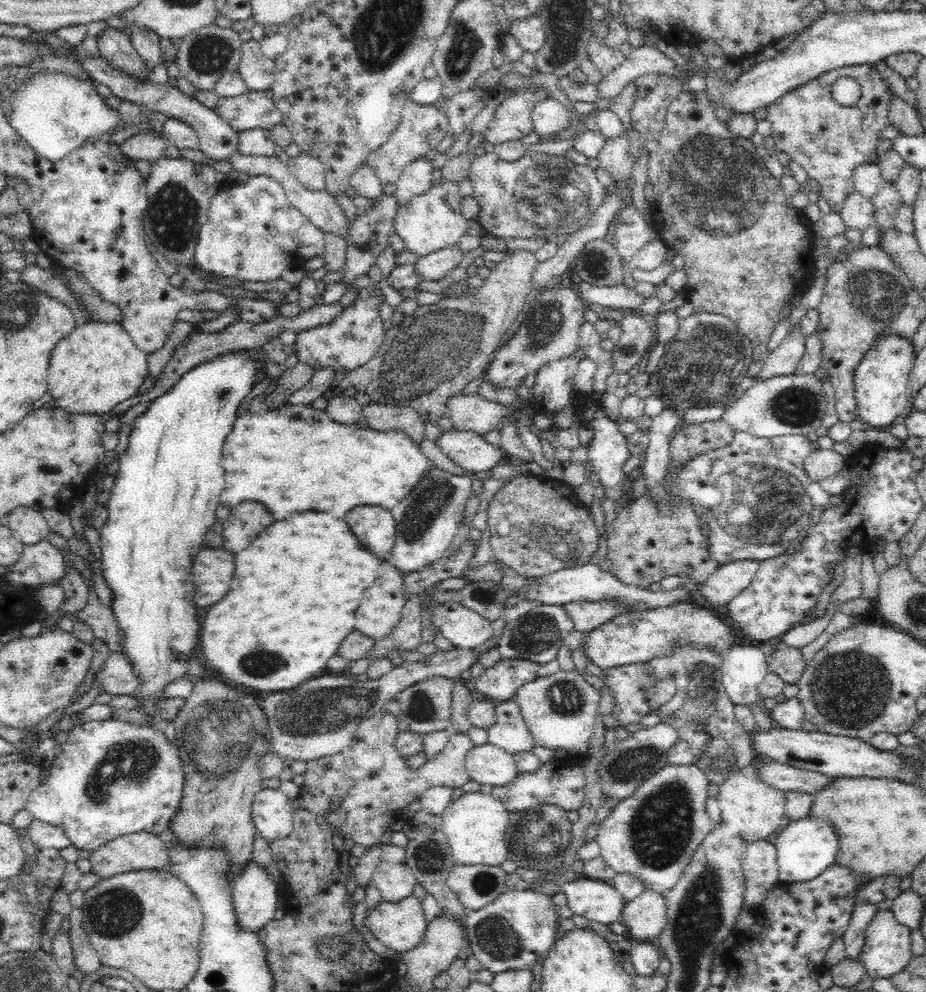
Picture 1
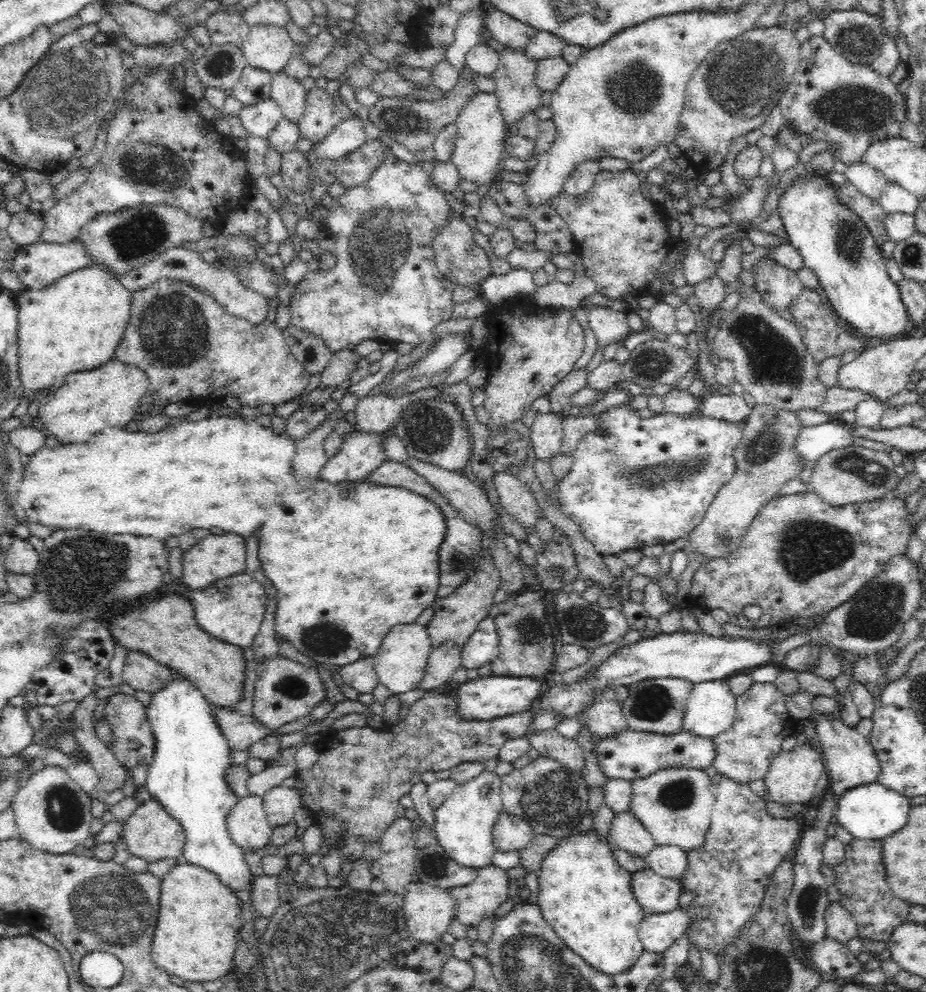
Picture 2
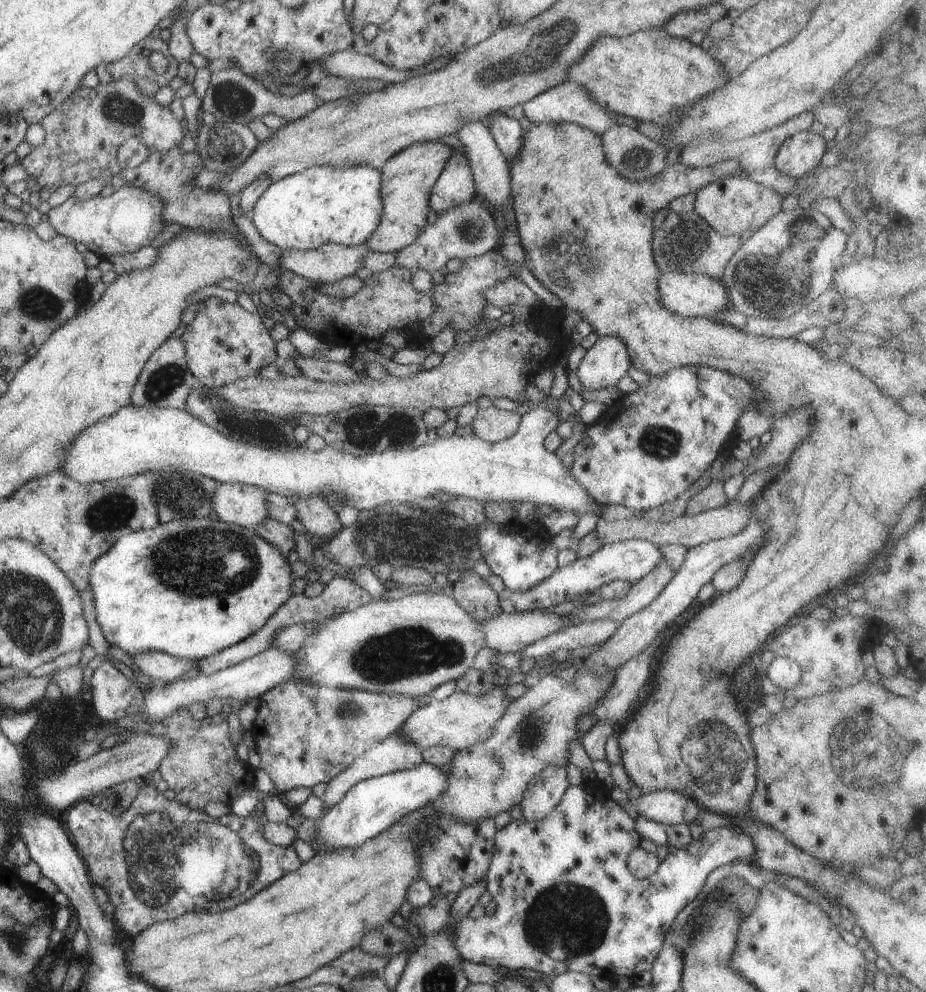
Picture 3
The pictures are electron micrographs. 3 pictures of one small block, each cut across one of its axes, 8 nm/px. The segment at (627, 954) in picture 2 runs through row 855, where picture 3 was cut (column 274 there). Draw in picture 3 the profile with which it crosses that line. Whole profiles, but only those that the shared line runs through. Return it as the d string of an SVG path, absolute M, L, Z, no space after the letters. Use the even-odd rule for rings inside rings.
M184 518L184 520L176 520L176 522L168 522L168 524L160 523L156 528L150 530L134 531L121 536L120 540L117 540L108 552L92 562L89 588L94 592L96 620L111 646L116 646L132 656L144 654L144 652L162 651L178 658L190 658L190 660L198 661L225 648L230 648L241 640L246 640L248 636L258 632L273 614L276 614L278 608L293 595L291 586L294 579L291 578L290 566L282 552L258 536L253 528L210 520L210 518Z

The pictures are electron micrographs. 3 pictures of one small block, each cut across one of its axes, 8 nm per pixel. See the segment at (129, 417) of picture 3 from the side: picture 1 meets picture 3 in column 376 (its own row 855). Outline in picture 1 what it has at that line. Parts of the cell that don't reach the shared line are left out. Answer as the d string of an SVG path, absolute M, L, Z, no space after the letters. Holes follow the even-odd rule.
M481 790L463 793L458 800L451 802L442 814L442 828L452 849L454 862L462 866L502 864L507 859L504 833L508 825L509 812L503 803Z

